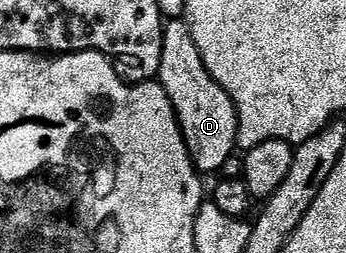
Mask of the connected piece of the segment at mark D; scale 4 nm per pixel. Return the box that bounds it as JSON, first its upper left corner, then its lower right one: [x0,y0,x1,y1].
[156,19,237,175]

